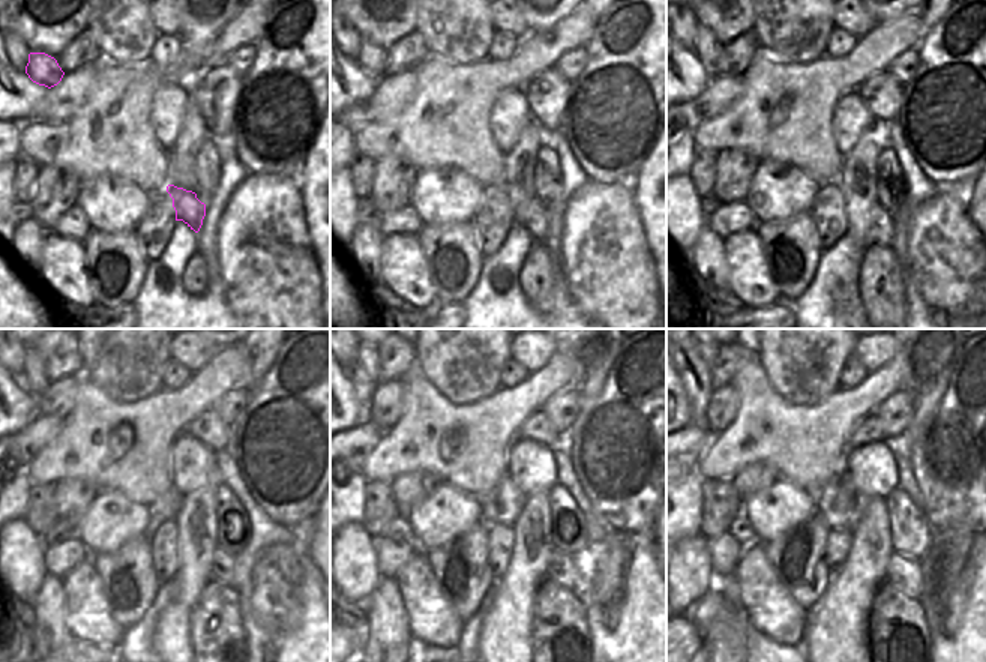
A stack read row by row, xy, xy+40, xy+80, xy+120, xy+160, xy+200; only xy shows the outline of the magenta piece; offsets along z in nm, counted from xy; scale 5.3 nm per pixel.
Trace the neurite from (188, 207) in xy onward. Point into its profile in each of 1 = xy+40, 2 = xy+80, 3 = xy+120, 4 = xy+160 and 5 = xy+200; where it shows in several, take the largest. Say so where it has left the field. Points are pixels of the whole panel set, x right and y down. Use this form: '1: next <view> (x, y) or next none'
1: next xy+40 (535, 215)
2: next xy+80 (881, 230)
3: next xy+120 (222, 563)
4: next xy+160 (562, 569)
5: next xy+200 (904, 572)

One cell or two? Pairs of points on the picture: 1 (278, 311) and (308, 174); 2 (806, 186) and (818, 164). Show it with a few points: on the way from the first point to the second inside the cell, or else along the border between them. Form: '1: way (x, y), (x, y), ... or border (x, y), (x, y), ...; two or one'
1: border (294, 176), (299, 185), (306, 233), (311, 237); two
2: border (779, 159), (800, 168), (820, 186); two

